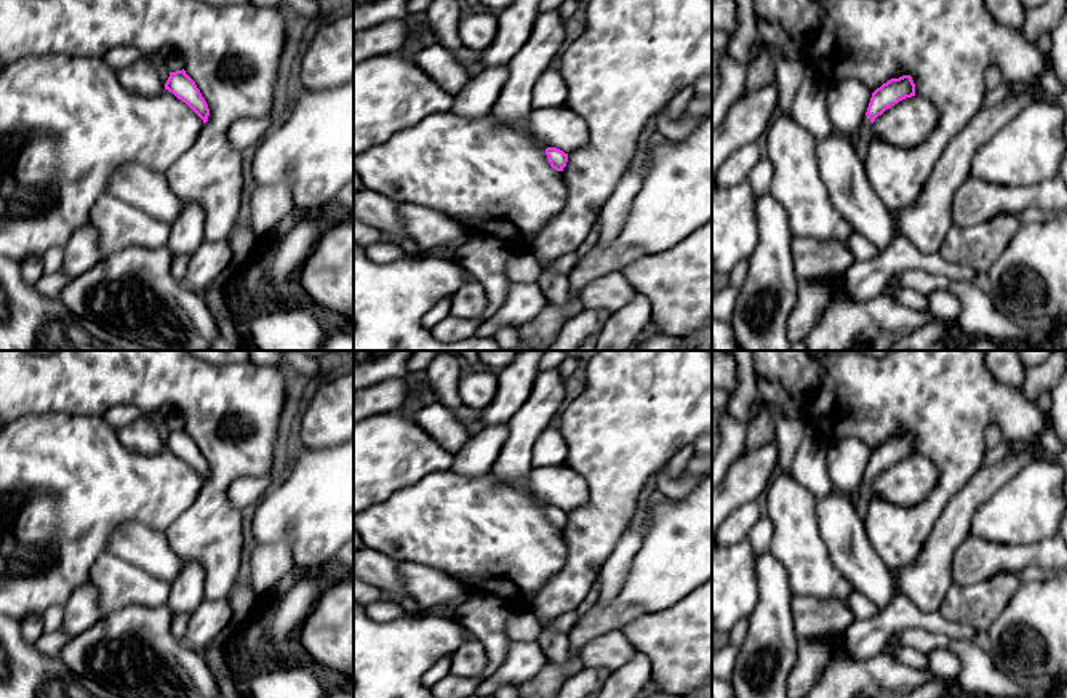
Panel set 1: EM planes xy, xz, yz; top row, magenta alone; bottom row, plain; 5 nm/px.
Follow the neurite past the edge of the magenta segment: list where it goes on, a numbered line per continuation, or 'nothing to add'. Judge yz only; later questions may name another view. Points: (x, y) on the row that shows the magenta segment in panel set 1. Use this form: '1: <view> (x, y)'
1: yz (864, 138)

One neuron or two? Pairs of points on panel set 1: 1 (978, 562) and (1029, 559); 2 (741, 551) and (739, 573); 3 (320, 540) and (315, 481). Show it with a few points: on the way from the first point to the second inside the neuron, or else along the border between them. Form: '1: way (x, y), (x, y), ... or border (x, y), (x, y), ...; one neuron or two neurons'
1: way (991, 559), (1016, 559); one neuron
2: way (741, 556), (739, 569); one neuron
3: way (315, 525), (315, 495); one neuron

